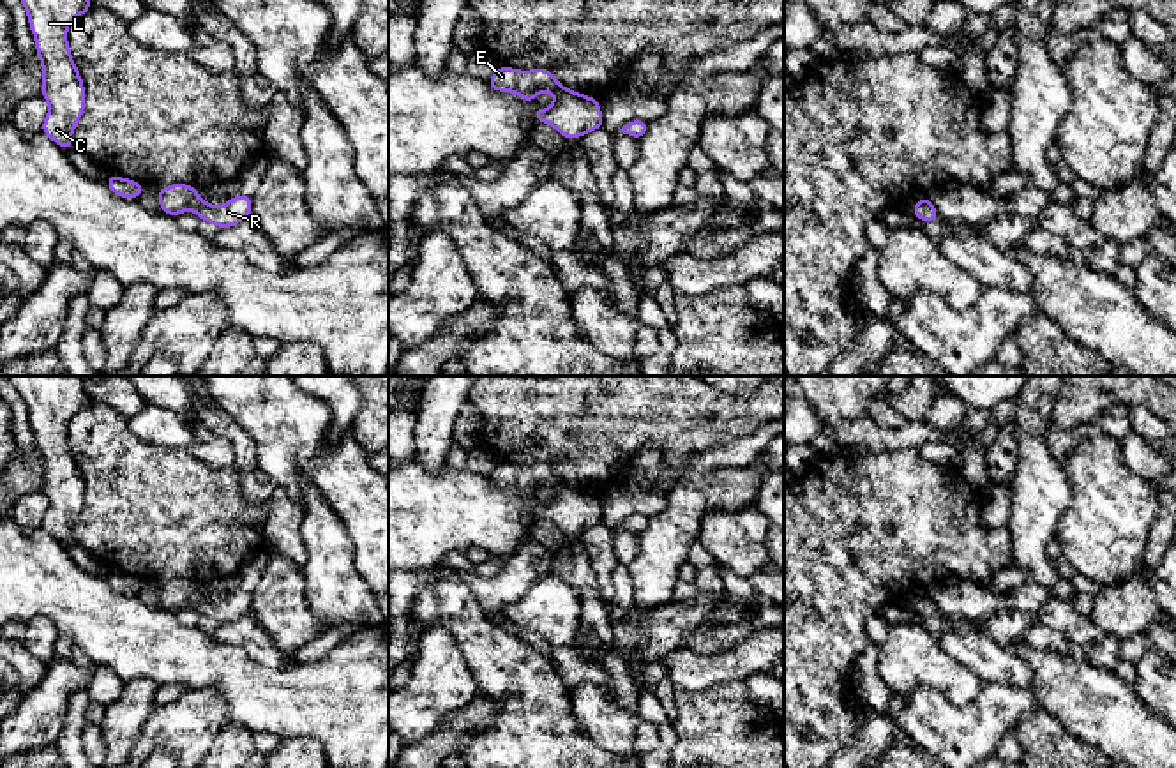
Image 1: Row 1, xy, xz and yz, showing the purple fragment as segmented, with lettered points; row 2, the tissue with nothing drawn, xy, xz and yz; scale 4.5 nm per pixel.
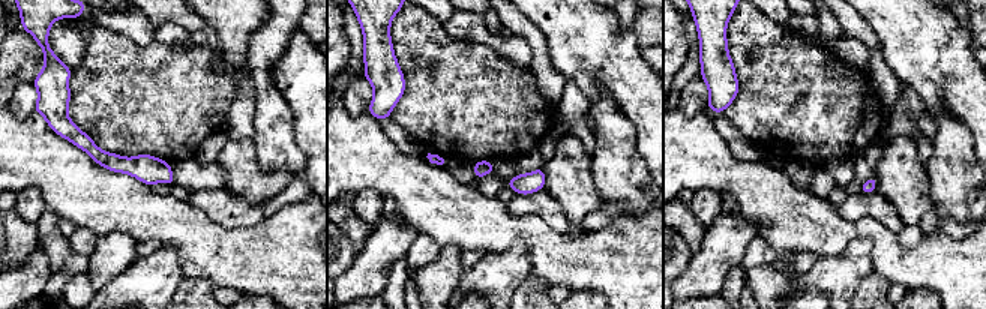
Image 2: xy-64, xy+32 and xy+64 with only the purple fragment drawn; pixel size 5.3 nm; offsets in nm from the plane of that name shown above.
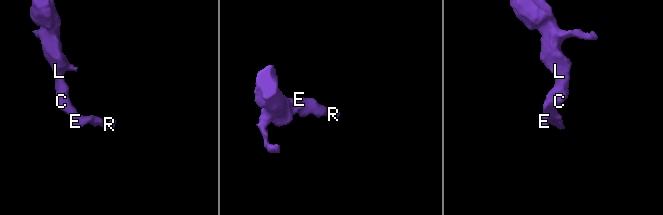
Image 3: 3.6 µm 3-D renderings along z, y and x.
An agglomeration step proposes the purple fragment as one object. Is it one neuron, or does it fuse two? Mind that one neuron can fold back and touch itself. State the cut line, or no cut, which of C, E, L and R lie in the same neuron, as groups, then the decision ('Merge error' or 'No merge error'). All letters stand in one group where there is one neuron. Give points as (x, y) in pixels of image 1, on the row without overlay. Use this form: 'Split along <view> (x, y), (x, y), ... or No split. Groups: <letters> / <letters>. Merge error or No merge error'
No split. Groups: C E L R. No merge error

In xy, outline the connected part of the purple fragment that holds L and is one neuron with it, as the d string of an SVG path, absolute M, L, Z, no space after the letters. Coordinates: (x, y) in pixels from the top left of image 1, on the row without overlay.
M5 376L23 397L30 425L35 433L35 447L42 461L42 493L49 507L42 517L42 526L62 546L74 542L72 526L85 507L85 480L71 452L67 438L69 420L88 404L92 397L87 392L83 376Z

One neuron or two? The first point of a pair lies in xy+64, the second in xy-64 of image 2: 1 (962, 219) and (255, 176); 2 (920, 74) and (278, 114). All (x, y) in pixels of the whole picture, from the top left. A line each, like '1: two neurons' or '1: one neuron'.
1: two neurons
2: two neurons

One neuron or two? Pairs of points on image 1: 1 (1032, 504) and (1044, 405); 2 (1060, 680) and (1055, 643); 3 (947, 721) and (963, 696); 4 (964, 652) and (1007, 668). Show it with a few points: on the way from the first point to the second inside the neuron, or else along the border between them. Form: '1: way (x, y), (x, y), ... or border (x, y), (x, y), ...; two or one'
1: way (1033, 479), (1033, 429); one
2: border (1025, 638), (1032, 647), (1069, 654); two
3: border (982, 682), (963, 707), (940, 689), (920, 685); two
4: way (975, 652), (996, 664); one

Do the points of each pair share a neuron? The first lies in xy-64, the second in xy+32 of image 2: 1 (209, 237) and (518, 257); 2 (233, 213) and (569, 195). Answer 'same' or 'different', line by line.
1: different
2: different

